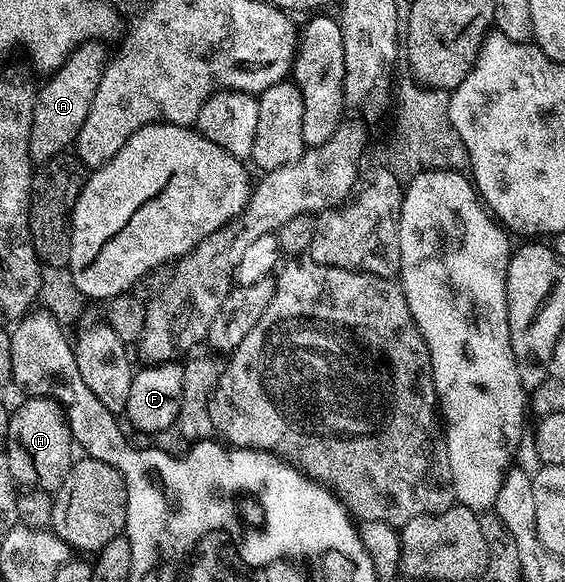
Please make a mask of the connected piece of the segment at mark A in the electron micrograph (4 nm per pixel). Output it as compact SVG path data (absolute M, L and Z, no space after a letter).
M101 41L85 42L66 57L59 70L53 71L50 78L34 96L32 112L32 132L28 136L28 152L31 163L46 162L52 156L69 151L78 141L80 124L92 108L92 96L100 88L100 76L106 70L108 53Z

